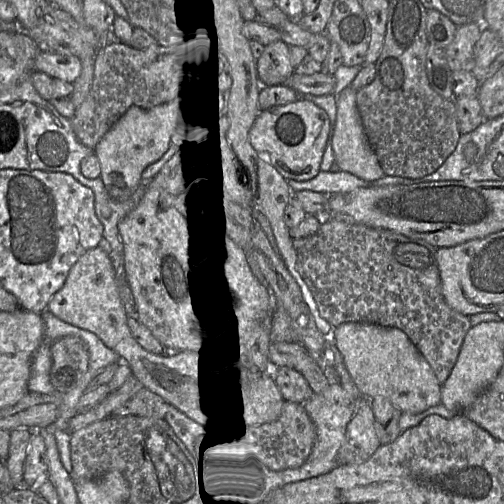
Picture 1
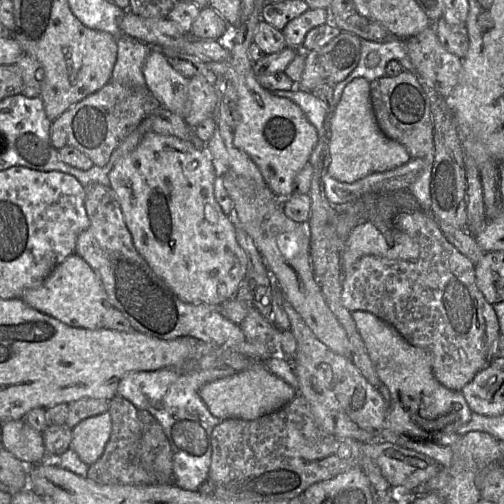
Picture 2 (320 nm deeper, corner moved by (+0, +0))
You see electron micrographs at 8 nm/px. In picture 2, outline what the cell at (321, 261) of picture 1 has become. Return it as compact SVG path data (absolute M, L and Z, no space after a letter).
M422 210L399 212L395 215L393 222L396 228L408 234L419 245L419 257L415 261L404 261L374 255L362 256L349 270L342 272L342 304L350 312L362 310L376 315L383 321L386 321L395 327L410 344L429 350L433 356L432 370L436 379L444 387L450 390L461 391L461 389L469 383L480 370L491 364L495 358L495 347L500 336L500 326L494 307L485 299L476 284L475 264L447 241L438 222L431 215Z

